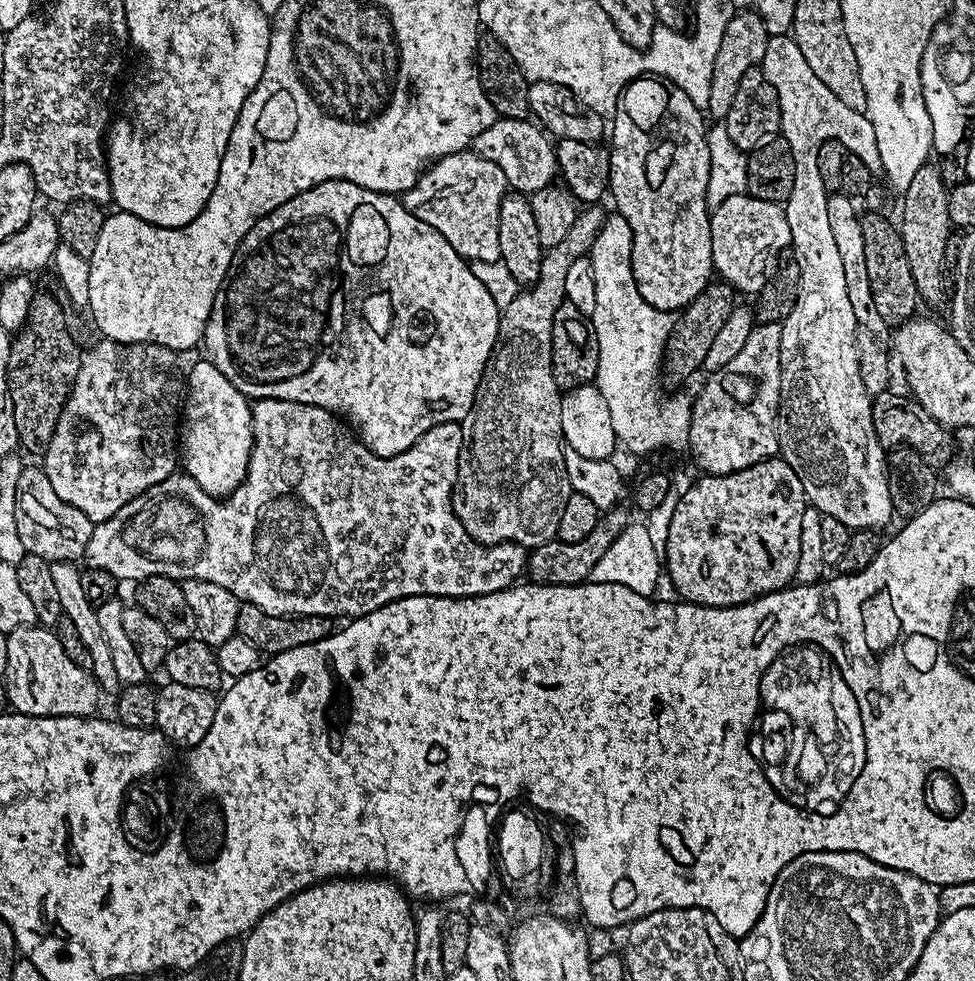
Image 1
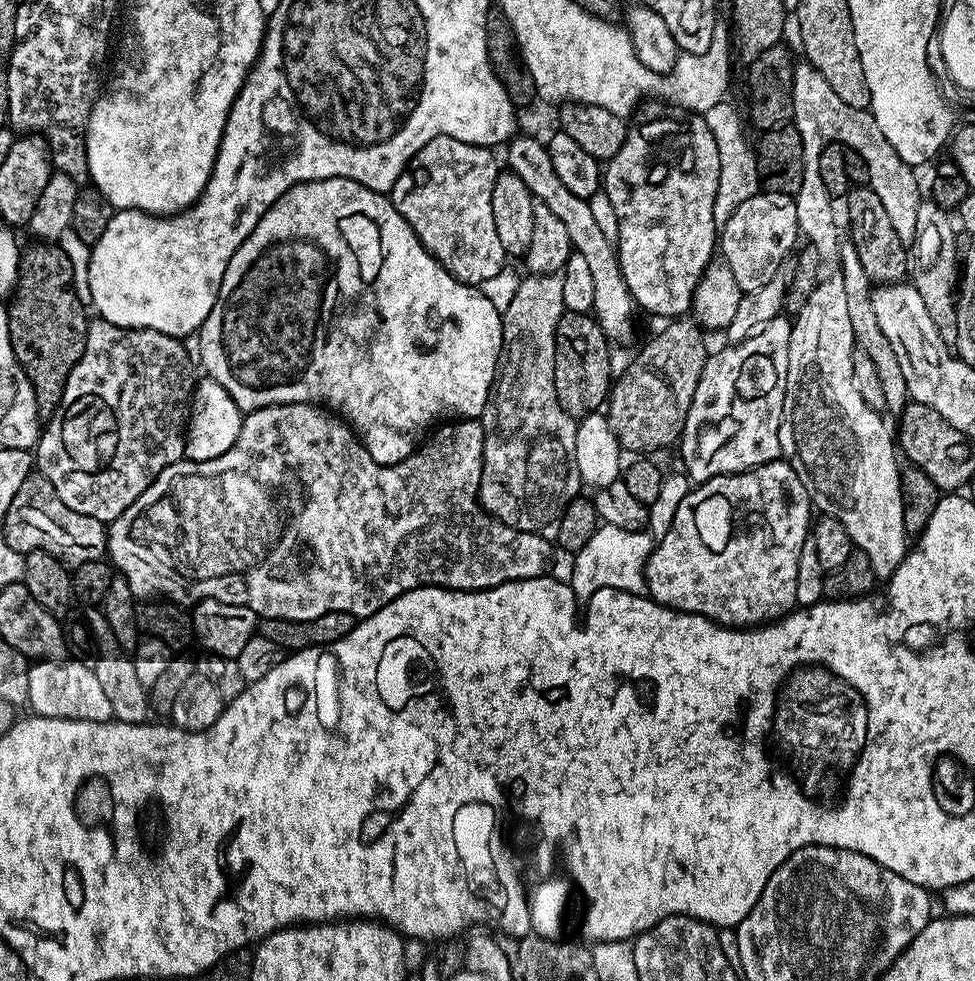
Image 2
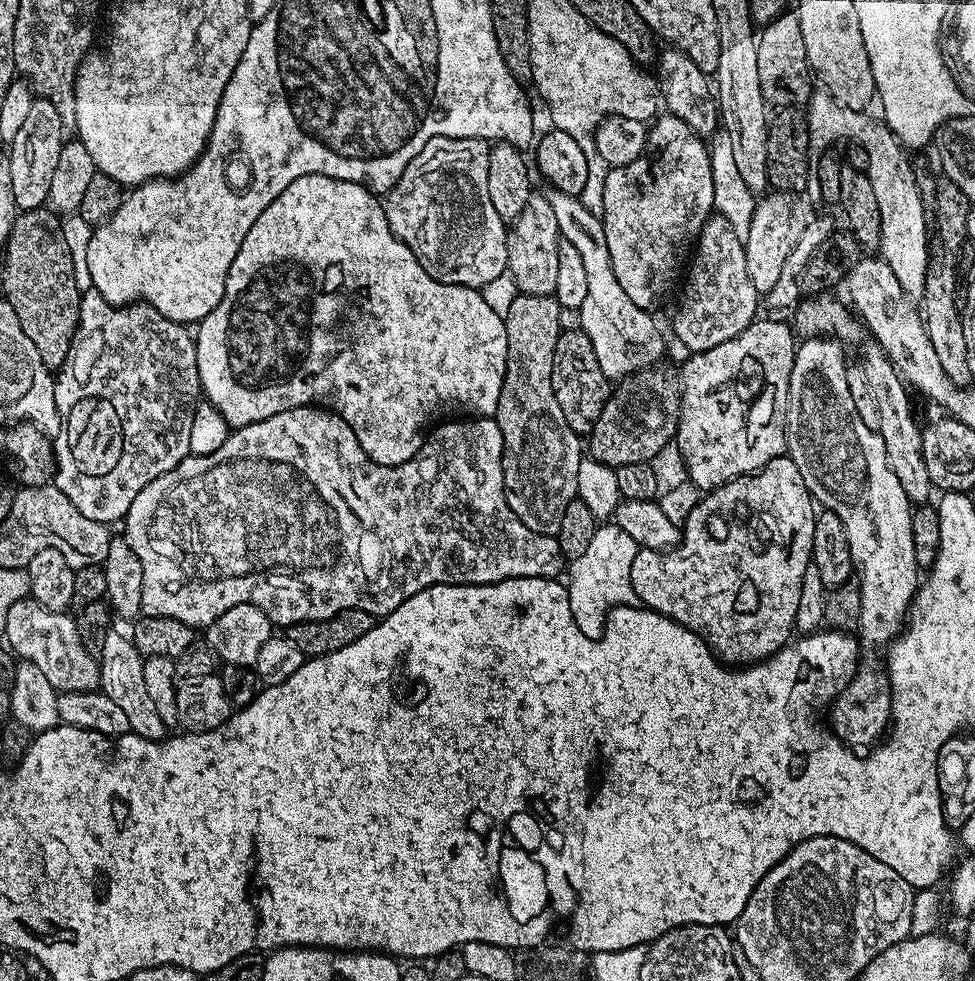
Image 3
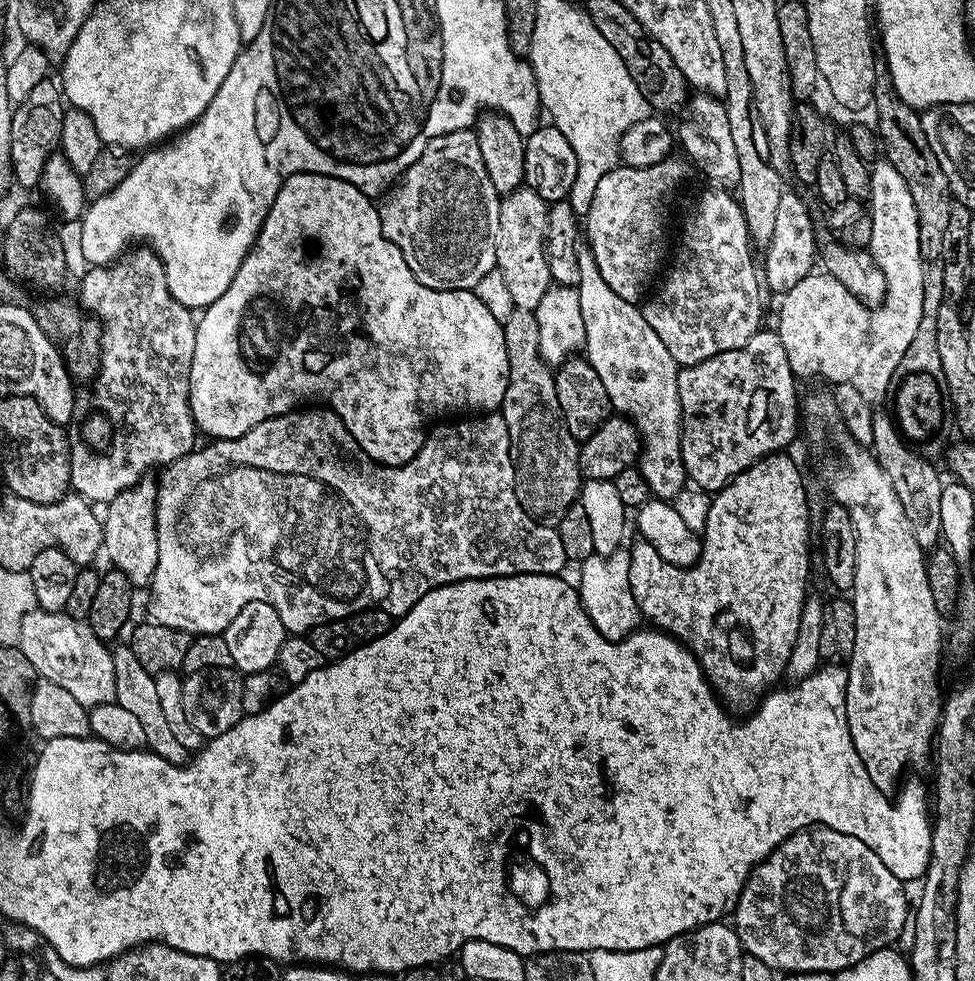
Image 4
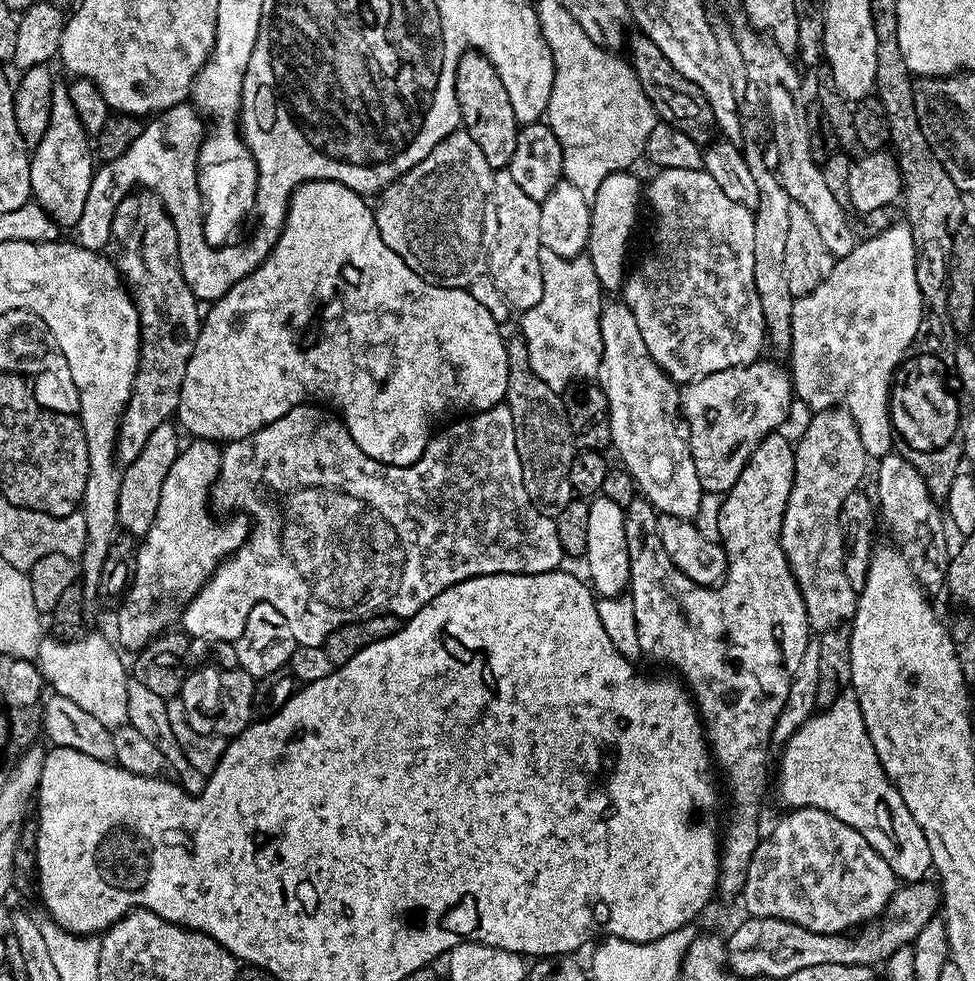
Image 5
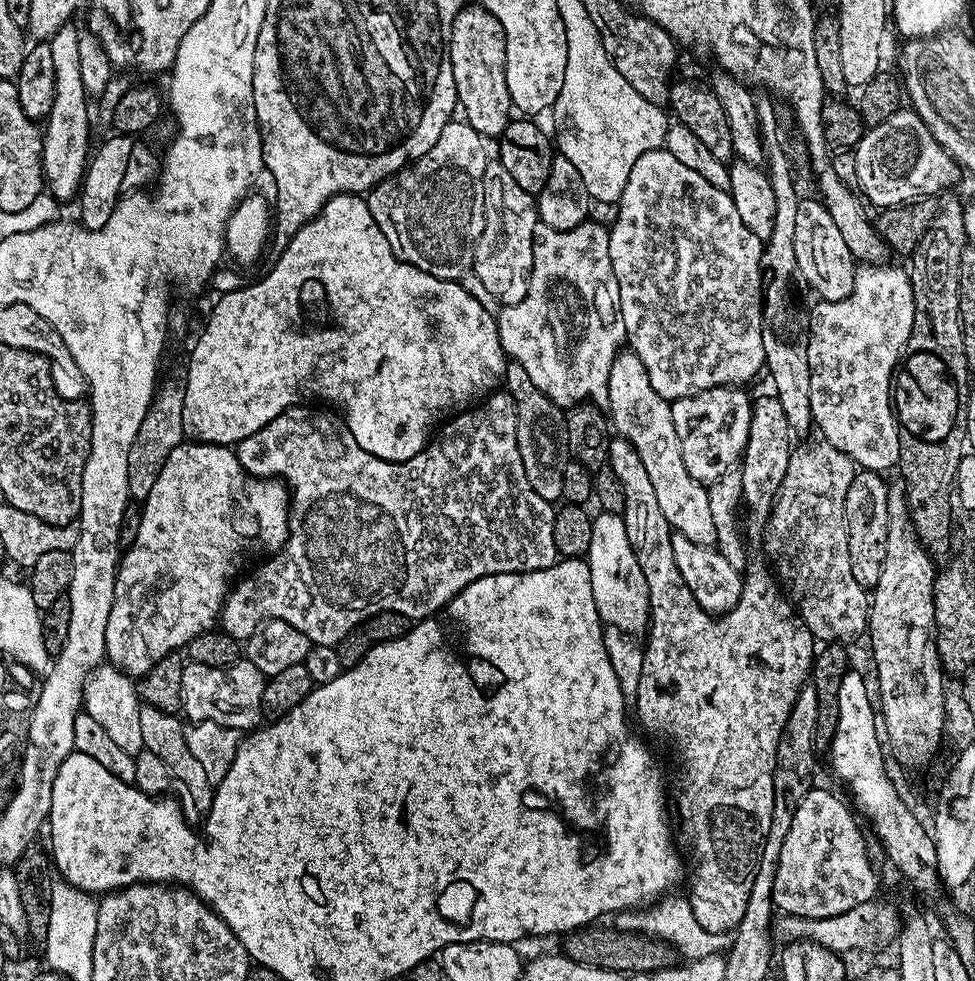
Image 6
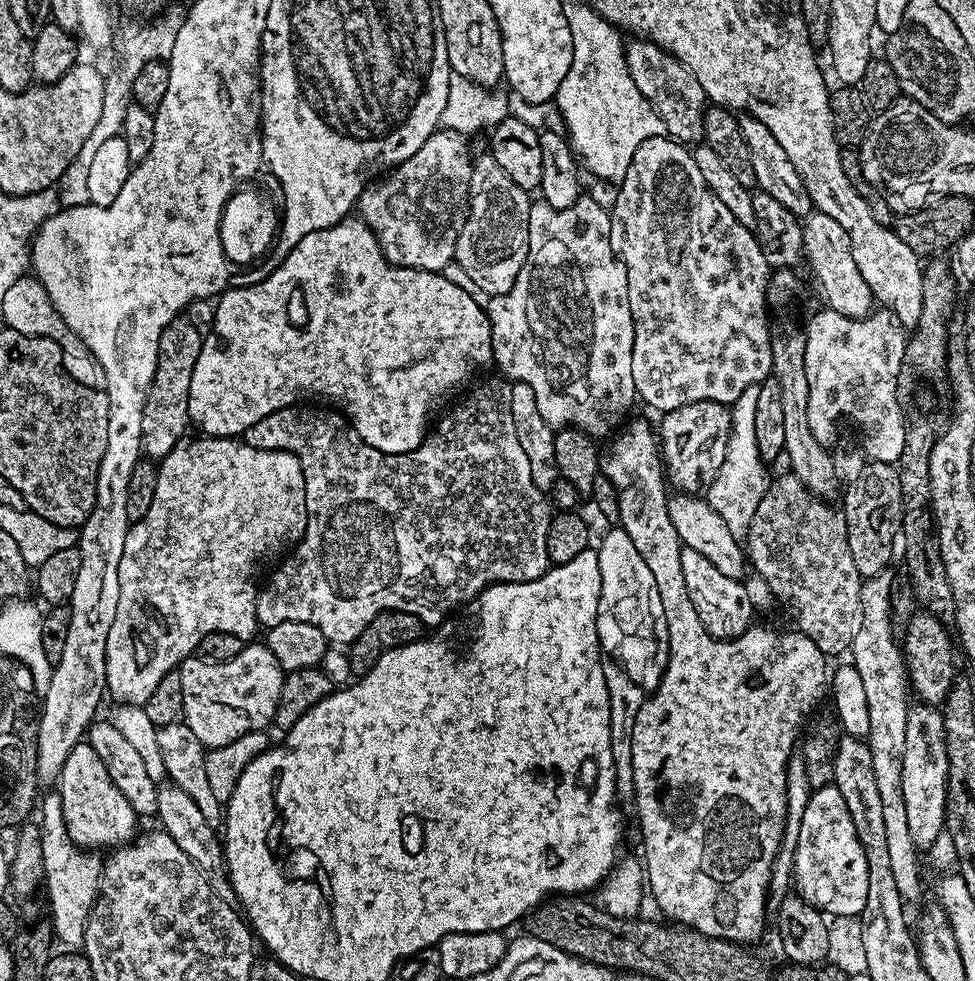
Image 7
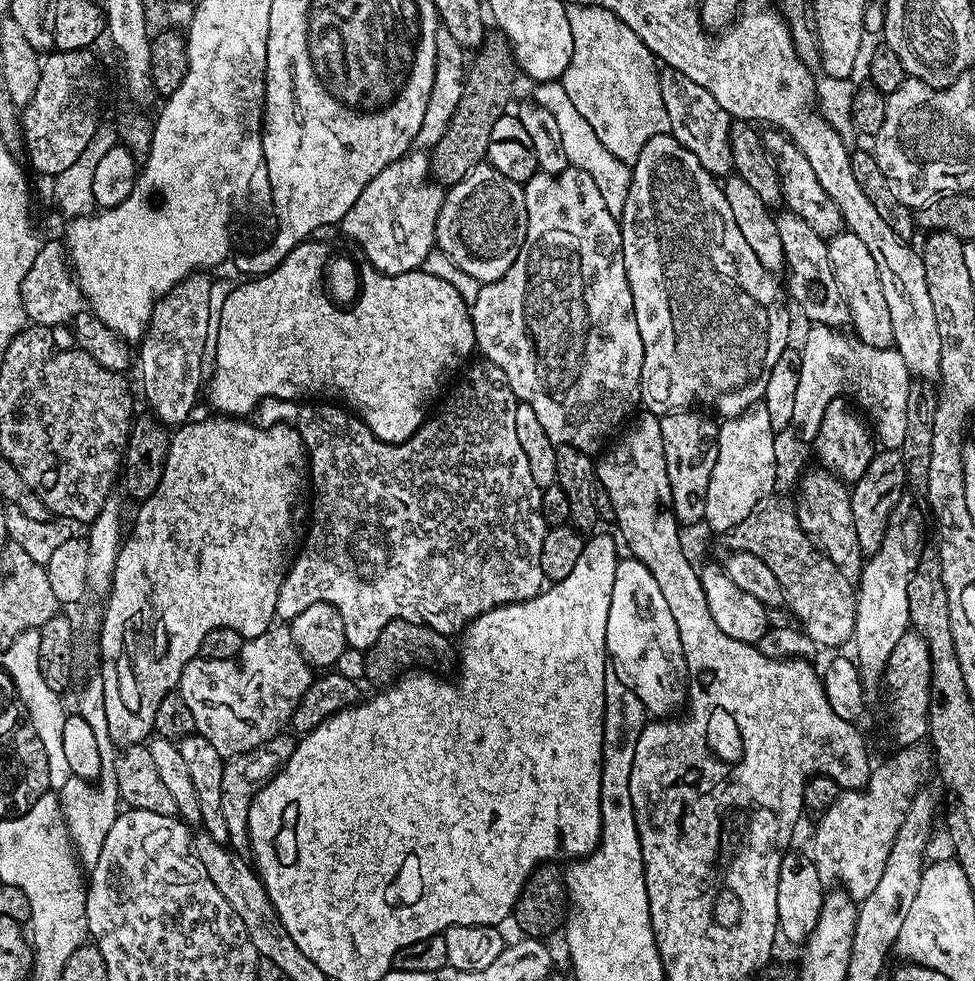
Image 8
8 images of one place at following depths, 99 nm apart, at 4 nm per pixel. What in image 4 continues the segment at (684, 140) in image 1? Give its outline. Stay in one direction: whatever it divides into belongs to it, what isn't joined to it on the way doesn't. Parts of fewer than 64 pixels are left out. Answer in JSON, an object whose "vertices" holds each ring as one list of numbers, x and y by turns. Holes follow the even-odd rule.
{"vertices":[[673,154,654,166,611,168,602,182,598,182,598,190,594,190,594,202,590,202,590,210,586,213,586,243,598,262,598,272,605,279,606,286,610,286,618,298,633,302,645,299,644,283,659,270,664,260,667,204,671,202,676,187,683,182,687,167,689,165,679,155]]}

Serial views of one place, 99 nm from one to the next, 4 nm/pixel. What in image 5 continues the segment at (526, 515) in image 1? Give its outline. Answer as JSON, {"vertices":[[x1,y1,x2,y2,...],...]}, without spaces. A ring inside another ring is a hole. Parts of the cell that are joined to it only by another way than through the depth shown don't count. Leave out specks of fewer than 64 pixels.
{"vertices":[[522,338,515,339,507,341,508,395,506,403,510,414,514,414,514,438,516,439,518,458,522,462,522,486,526,486,526,494,530,498,530,502,540,513,555,518,574,498,570,484,570,464,578,453,578,449,572,438,570,422,564,409,561,393,550,390,550,386,546,386,546,382,542,382,542,378,538,378,538,374,534,374,534,370,530,366,530,354,526,350,526,342]]}

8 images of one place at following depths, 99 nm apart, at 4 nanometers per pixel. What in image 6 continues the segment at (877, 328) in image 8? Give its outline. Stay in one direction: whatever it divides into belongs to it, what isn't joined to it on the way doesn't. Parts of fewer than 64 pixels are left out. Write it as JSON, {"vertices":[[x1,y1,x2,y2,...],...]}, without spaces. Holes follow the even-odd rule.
{"vertices":[[819,199,800,200,798,219,794,221,794,254,801,281,805,285,809,284,814,291,820,292,820,300,841,300,851,294,852,279,858,271,857,265,838,226,834,226,834,218,830,218]]}

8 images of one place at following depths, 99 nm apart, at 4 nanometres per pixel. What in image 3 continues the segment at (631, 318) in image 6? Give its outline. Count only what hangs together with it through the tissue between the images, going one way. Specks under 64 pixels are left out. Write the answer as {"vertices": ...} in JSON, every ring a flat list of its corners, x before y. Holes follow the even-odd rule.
{"vertices":[[716,214,704,223,700,239,694,245,691,264,692,269,686,272,688,285,684,288,684,297,672,320,672,332,688,347,689,353,705,352,742,334,742,330,757,319,758,294,754,282,750,282,750,274,746,274,744,242,739,240,725,217]]}

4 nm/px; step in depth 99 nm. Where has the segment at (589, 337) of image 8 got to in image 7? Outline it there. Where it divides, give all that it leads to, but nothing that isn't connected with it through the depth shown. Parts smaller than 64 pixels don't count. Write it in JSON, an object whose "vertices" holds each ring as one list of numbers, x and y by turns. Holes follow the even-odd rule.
{"vertices":[[584,194,581,195,580,199,574,202,574,206,570,206,566,210,558,210,554,206,543,202,533,203,532,209,530,210,530,242,528,243,528,253,526,254,526,262,522,266,522,270,518,274,518,278,514,282,514,286,510,286,510,290,506,294,501,296,493,296,489,299,486,305,486,311,488,314,488,321,492,327,492,358,495,367,500,367,506,375,509,376,509,381,519,382,530,386,530,390,534,390,534,398,538,398,538,411,541,412,542,418,546,418,548,425,554,430,559,430,566,427,577,428,582,430,587,436,593,438,608,438,613,435,629,419,630,413,628,411,632,408,632,403,637,403,638,397,636,394,636,387,634,386,634,370,632,369,632,359,634,358,634,318,630,314,630,298,628,297,628,283,626,282,626,266,620,261,620,257,616,255,616,252,612,248,610,242,610,222,612,217,609,209,598,206,598,202,594,202,591,196]]}

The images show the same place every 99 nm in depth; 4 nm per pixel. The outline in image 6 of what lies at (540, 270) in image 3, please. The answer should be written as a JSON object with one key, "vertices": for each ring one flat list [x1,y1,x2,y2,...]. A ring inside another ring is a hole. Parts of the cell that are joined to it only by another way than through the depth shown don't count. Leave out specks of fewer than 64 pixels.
{"vertices":[[489,159,482,174,484,191,484,229,479,229,472,253,472,272,494,294,502,306,517,304,526,298,528,275,534,258,534,230,538,223,536,200,506,171,499,159],[488,208,488,213,487,212]]}

